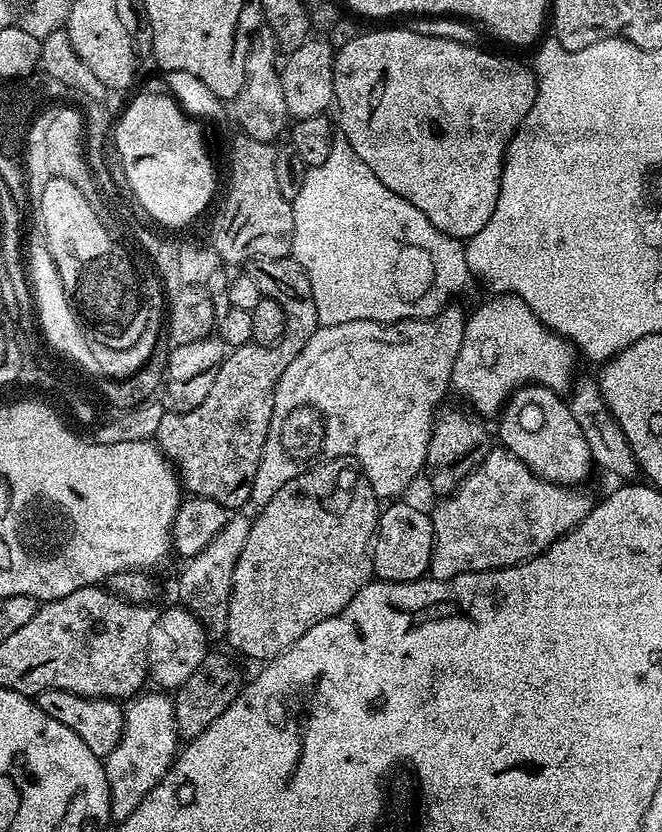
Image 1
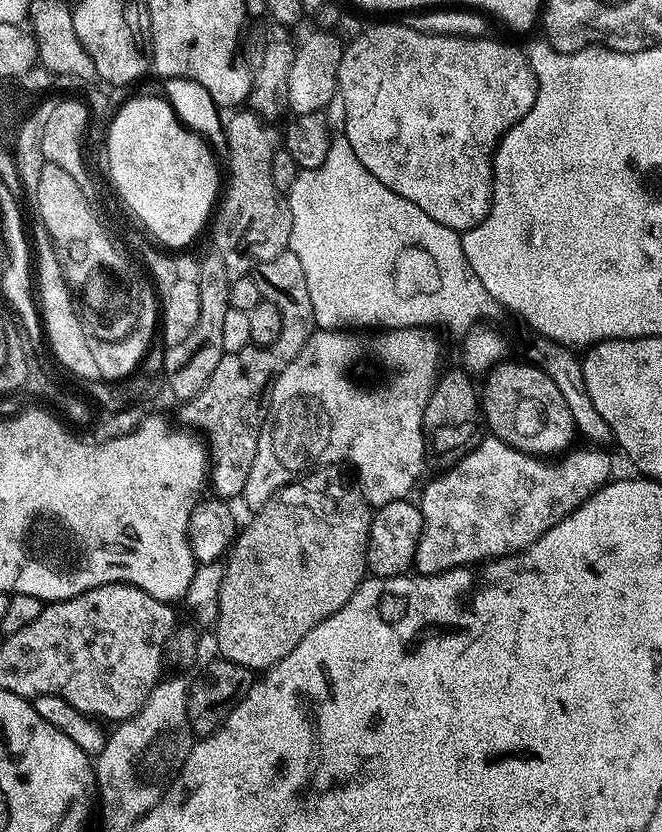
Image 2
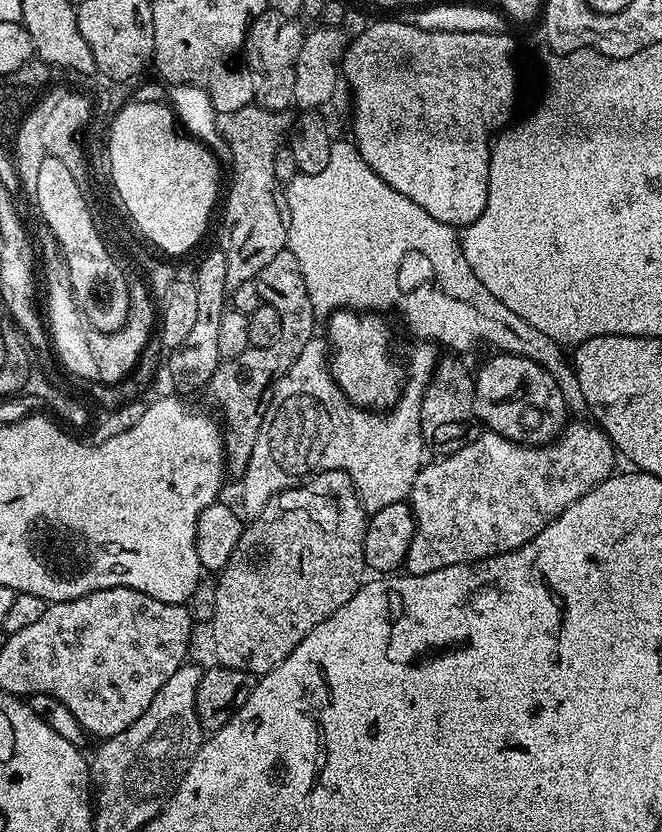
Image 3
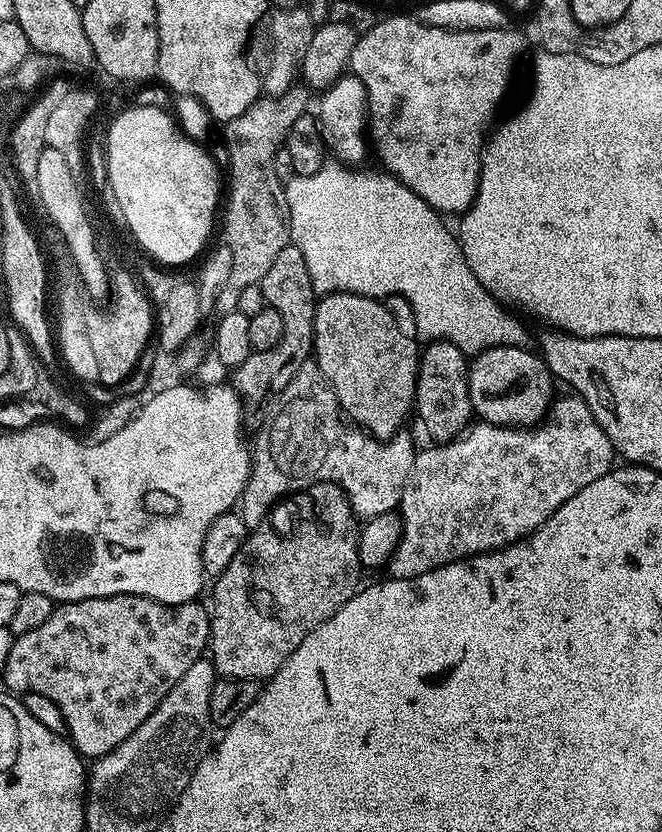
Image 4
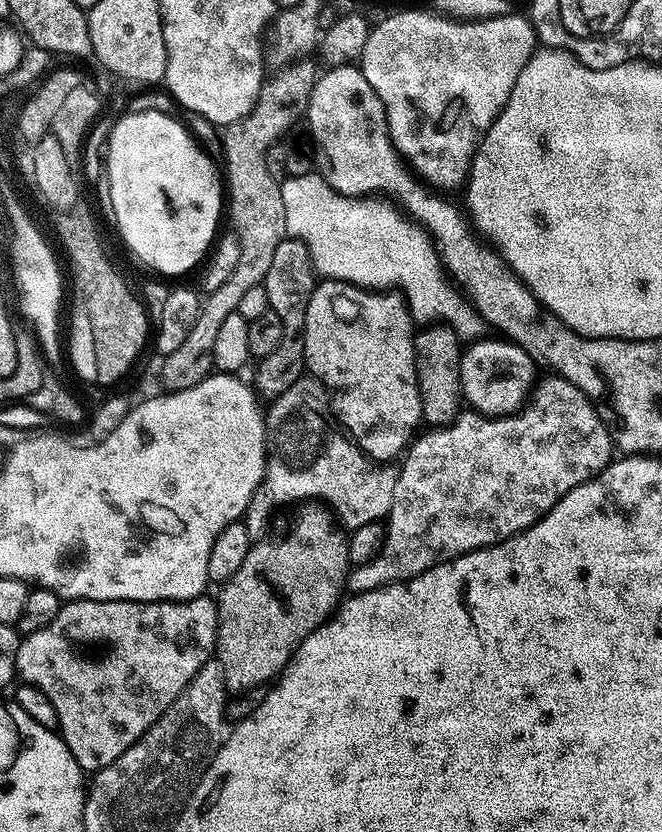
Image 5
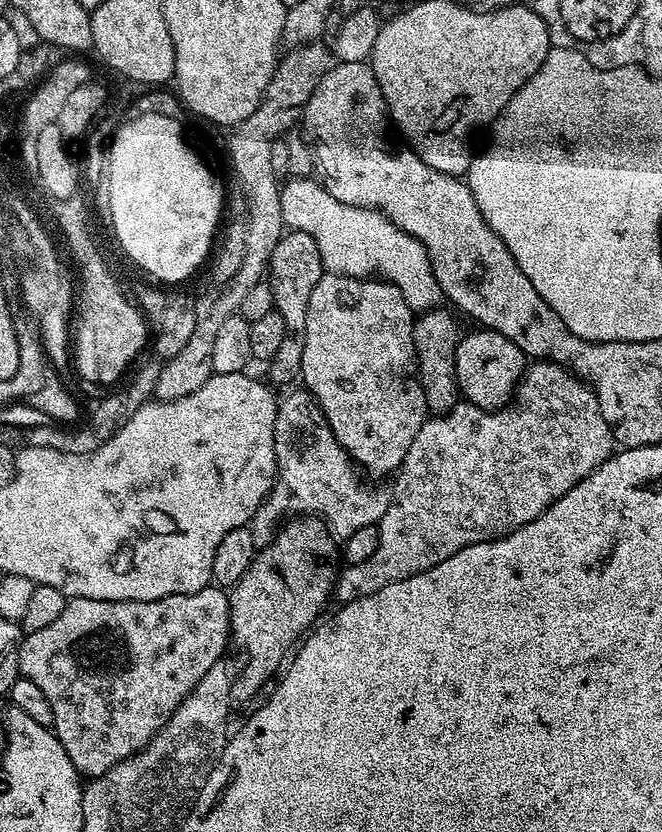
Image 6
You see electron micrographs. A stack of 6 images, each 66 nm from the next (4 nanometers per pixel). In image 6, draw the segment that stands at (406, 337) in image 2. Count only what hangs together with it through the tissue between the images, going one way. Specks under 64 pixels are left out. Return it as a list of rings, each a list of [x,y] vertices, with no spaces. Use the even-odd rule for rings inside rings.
[[[307,390],[299,391],[290,393],[285,400],[283,397],[276,405],[274,418],[276,479],[271,492],[268,493],[268,499],[257,506],[256,513],[250,521],[254,546],[257,550],[272,543],[274,529],[291,508],[296,512],[302,511],[303,508],[313,508],[317,512],[313,513],[319,517],[328,533],[340,542],[364,526],[379,525],[388,509],[389,489],[371,488],[370,485],[360,481],[361,473],[357,465],[348,455],[348,451],[334,438],[324,418],[324,411],[316,399]]]

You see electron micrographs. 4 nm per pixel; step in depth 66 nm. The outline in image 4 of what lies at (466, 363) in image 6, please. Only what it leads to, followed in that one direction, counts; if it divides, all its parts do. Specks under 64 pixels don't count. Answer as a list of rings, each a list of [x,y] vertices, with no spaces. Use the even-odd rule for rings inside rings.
[[[488,348],[479,352],[468,365],[469,398],[472,411],[483,423],[498,424],[506,428],[531,428],[548,415],[552,407],[554,377],[544,362],[544,357],[535,351],[523,348]]]

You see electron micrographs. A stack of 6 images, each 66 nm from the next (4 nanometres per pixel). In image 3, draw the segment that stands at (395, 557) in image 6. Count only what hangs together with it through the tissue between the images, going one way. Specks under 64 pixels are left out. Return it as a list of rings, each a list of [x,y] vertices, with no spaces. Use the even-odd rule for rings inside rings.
[[[569,423],[565,427],[562,435],[553,440],[550,444],[542,444],[533,446],[530,444],[516,444],[513,440],[507,440],[497,434],[487,430],[481,431],[482,434],[477,440],[469,439],[458,451],[450,453],[443,458],[433,459],[431,462],[425,463],[420,469],[418,478],[414,478],[414,486],[410,497],[410,505],[413,518],[416,523],[416,529],[413,532],[413,540],[410,542],[409,552],[406,553],[403,567],[409,576],[421,576],[422,574],[430,574],[434,570],[442,570],[446,566],[454,566],[455,564],[473,564],[475,560],[488,560],[492,556],[498,554],[506,554],[512,552],[516,548],[524,547],[526,542],[530,542],[542,530],[546,530],[546,526],[550,526],[550,522],[554,522],[562,514],[562,510],[566,510],[574,502],[578,502],[578,498],[582,498],[590,490],[594,490],[594,486],[601,484],[603,480],[607,480],[613,475],[612,468],[618,461],[618,453],[612,446],[606,433],[600,431],[593,423],[575,424]]]

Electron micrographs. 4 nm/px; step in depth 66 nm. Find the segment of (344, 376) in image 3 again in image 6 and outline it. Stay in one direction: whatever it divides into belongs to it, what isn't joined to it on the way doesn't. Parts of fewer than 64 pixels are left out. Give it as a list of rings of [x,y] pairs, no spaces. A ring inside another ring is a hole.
[[[325,271],[318,282],[318,286],[314,286],[313,292],[310,293],[310,306],[306,306],[306,330],[304,331],[302,366],[300,367],[299,379],[304,380],[303,387],[311,392],[321,410],[324,411],[324,418],[334,434],[334,438],[348,451],[348,455],[352,457],[353,461],[365,473],[368,471],[372,476],[384,476],[387,472],[392,474],[399,469],[400,464],[406,458],[406,450],[410,450],[410,446],[414,442],[414,434],[418,434],[418,430],[422,430],[424,421],[429,419],[430,416],[416,367],[414,342],[411,340],[413,321],[412,308],[406,302],[406,298],[402,298],[402,290],[398,290],[398,286],[389,284],[387,280],[379,278],[339,276],[337,272]]]

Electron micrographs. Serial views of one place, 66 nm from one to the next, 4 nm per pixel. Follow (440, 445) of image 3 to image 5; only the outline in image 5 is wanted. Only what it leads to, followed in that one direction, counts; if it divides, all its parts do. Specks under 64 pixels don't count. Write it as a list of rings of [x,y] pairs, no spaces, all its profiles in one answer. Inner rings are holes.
[[[431,325],[415,335],[416,372],[419,397],[423,402],[423,421],[429,427],[448,427],[460,414],[464,400],[461,390],[462,342],[452,328]]]

